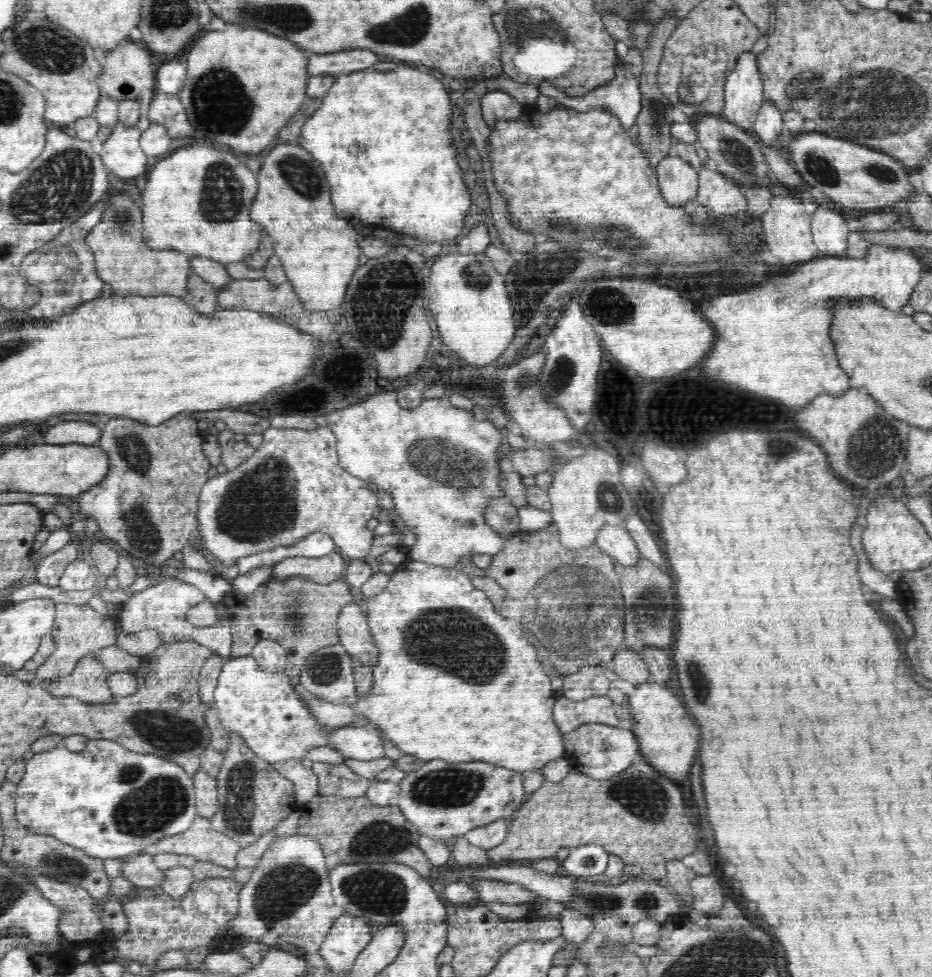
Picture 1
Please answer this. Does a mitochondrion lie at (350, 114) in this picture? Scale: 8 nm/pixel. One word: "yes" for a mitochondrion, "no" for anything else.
no

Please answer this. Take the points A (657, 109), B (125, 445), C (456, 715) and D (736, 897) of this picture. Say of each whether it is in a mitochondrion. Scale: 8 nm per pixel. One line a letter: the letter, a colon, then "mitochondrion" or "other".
A: mitochondrion
B: mitochondrion
C: other
D: other

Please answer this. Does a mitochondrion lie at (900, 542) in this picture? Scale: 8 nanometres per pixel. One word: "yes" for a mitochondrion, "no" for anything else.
no

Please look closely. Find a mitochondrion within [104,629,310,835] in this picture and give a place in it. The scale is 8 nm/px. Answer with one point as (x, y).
(176, 733)

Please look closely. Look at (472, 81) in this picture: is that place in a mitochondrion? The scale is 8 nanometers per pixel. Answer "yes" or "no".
no

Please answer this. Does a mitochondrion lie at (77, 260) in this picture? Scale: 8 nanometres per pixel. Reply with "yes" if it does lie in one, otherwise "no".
yes

